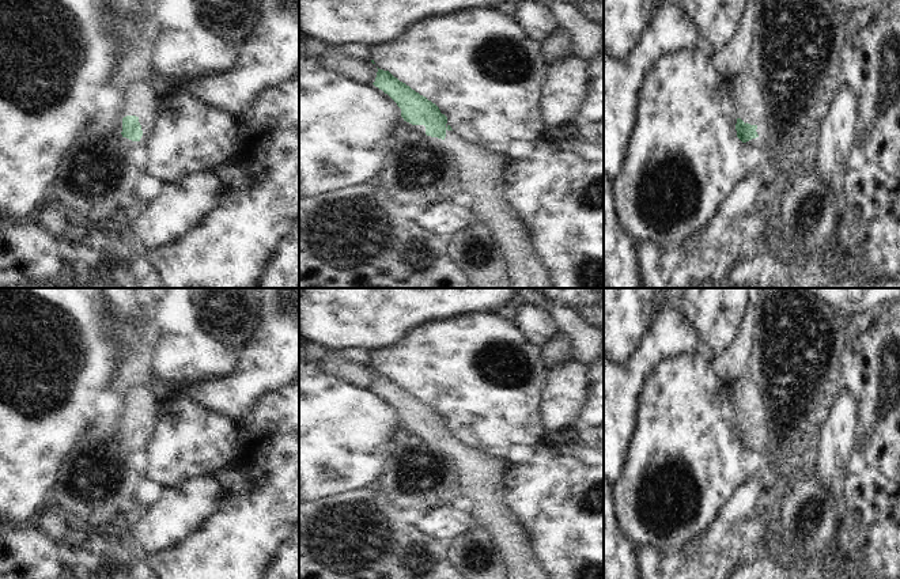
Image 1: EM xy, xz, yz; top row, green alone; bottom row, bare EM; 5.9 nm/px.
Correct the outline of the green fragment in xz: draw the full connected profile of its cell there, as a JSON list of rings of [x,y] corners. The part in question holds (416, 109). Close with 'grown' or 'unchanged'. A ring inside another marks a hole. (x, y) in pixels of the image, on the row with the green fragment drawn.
[[[378,68],[375,87],[387,94],[401,109],[404,121],[424,125],[426,135],[445,141],[461,164],[464,188],[473,198],[480,222],[492,227],[510,260],[514,288],[555,288],[551,272],[540,256],[532,230],[507,197],[508,158],[474,144],[447,124],[439,107]]]; grown

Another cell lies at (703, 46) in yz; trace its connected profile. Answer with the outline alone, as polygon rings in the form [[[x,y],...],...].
[[[699,37],[696,41],[696,50],[703,54],[706,58],[712,58],[715,54],[715,50],[711,45],[711,42],[703,37]]]

